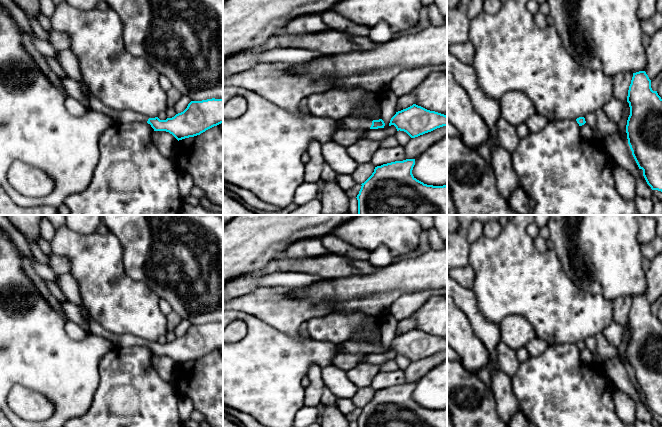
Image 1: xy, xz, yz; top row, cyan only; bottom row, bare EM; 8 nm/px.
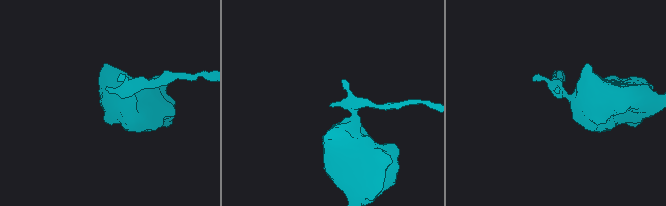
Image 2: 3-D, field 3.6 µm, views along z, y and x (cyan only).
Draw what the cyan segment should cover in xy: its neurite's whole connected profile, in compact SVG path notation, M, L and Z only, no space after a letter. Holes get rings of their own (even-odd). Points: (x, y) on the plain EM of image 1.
M89 317L91 334L107 338L114 347L147 346L154 355L166 355L178 365L200 359L206 354L223 347L223 323L191 325L187 332L172 342L160 344L148 342L132 334L116 335L105 330L97 321Z

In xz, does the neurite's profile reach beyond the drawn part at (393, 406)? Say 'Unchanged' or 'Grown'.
Unchanged

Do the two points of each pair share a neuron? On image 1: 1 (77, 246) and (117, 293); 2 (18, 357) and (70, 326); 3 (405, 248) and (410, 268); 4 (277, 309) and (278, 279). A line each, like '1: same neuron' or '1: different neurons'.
1: same neuron
2: different neurons
3: different neurons
4: different neurons

